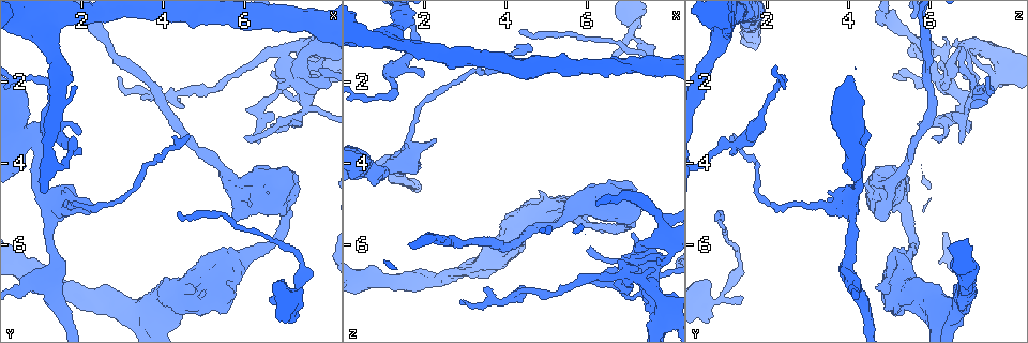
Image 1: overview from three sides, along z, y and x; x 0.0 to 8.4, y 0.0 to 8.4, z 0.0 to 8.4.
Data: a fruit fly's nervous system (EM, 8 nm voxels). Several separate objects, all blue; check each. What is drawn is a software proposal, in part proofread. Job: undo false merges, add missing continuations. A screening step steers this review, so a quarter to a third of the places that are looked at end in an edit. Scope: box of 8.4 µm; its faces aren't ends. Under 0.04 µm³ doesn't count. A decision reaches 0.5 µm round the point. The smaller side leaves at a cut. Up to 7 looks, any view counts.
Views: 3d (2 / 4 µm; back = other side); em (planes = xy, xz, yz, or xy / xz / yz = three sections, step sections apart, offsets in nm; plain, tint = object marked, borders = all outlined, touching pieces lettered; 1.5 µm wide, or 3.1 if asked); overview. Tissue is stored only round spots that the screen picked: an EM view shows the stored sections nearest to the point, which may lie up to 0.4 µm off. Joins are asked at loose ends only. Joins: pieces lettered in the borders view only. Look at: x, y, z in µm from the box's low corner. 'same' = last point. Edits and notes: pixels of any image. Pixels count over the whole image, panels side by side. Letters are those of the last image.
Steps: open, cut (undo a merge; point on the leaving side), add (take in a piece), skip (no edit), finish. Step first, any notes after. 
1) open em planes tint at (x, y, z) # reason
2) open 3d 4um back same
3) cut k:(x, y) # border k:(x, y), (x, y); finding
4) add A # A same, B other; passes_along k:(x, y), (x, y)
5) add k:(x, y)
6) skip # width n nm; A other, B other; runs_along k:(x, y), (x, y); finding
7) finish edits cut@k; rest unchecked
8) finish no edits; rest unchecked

open 3d 4um at (0.65, 3.35, 4.20) # four arms meet

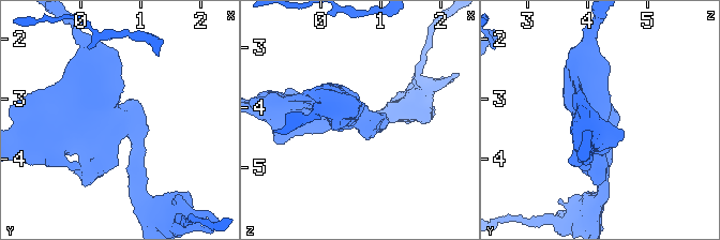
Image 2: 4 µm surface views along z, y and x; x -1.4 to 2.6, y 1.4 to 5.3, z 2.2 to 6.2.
open em yz step 4 tint at (0.60, 3.30, 4.15) # arms 4; shape alone is not enough

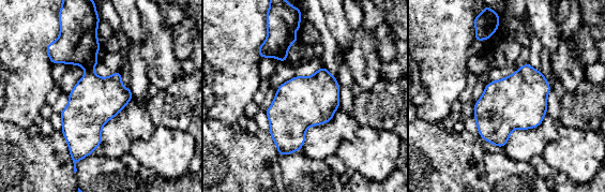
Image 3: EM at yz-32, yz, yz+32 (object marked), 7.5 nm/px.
open em xz step 8 borders same # another direction

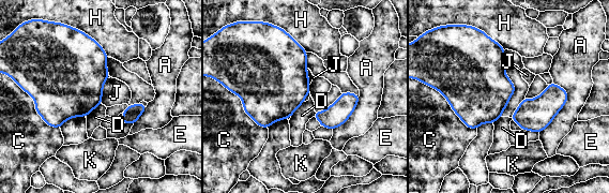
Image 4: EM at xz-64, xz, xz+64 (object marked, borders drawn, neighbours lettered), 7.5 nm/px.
skip # A other, C other, D other, E other, H other, J other, K other; border 4:(303, 101), (291, 116); continuous, no second neuron

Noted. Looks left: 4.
open em planes borders at (1.35, 5.00, 4.00) # a fork

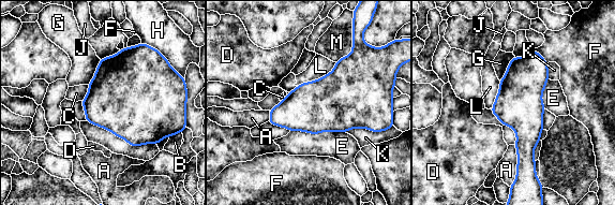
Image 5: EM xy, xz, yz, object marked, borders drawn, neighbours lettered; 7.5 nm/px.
skip # A other, B other, C other, D other, E other, F other, G other, H other, J other, K other, L other, M other; border 5:(335, 62), (328, 73), (297, 85); all the same neuron

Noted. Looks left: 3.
open 3d 4um at (7.00, 1.30, 6.75) # abrupt turn

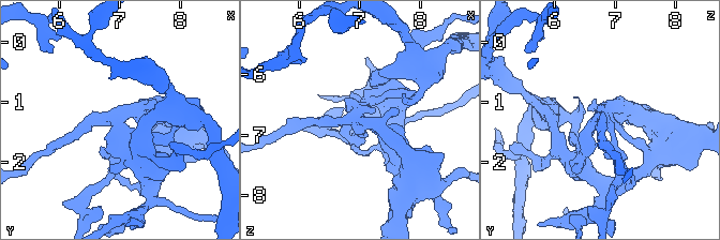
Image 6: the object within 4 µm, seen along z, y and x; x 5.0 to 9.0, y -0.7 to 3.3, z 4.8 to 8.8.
open em planes borders at (7.00, 1.30, 6.75)

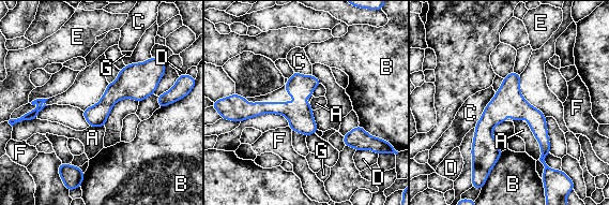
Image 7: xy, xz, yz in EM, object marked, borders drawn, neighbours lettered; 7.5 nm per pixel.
skip # A other, B other, C other, D other, E other, F other, G other; border 7:(526, 122), (539, 145), (539, 159); one neuron here

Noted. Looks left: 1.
finish no edits; rest unchecked

